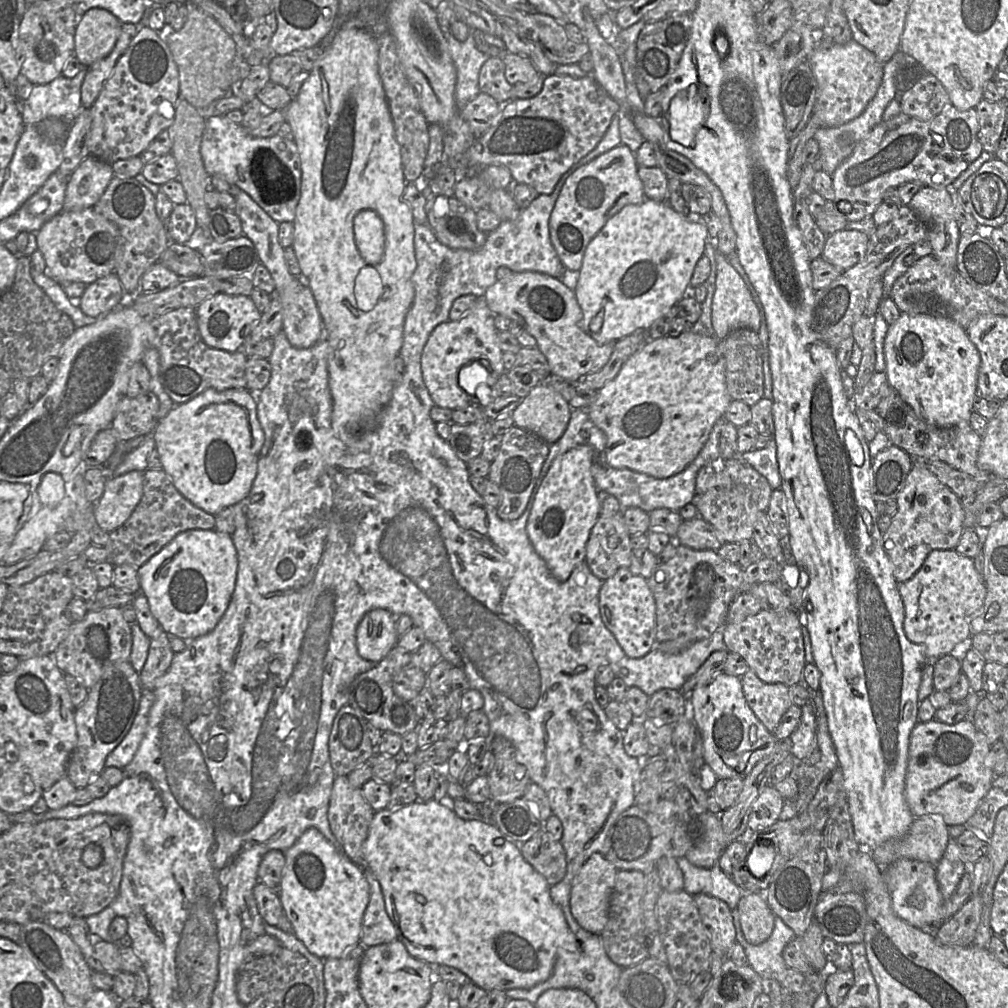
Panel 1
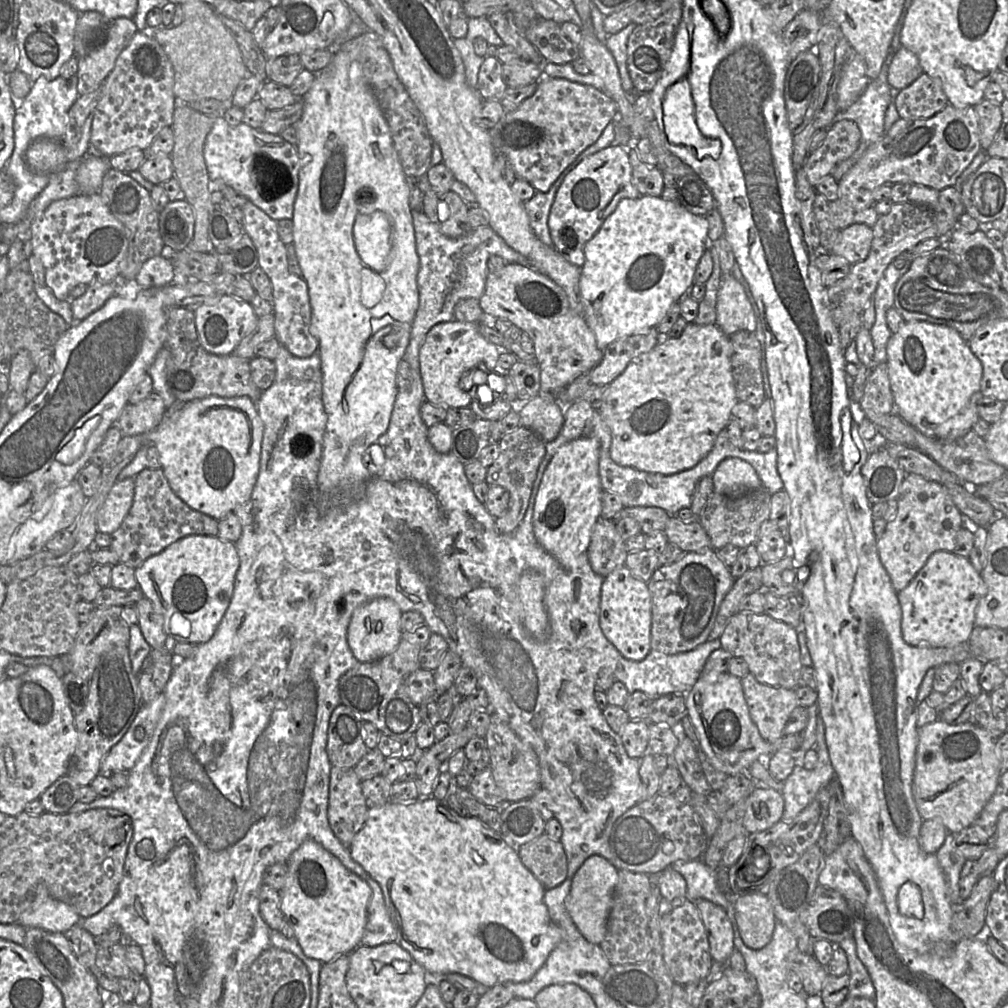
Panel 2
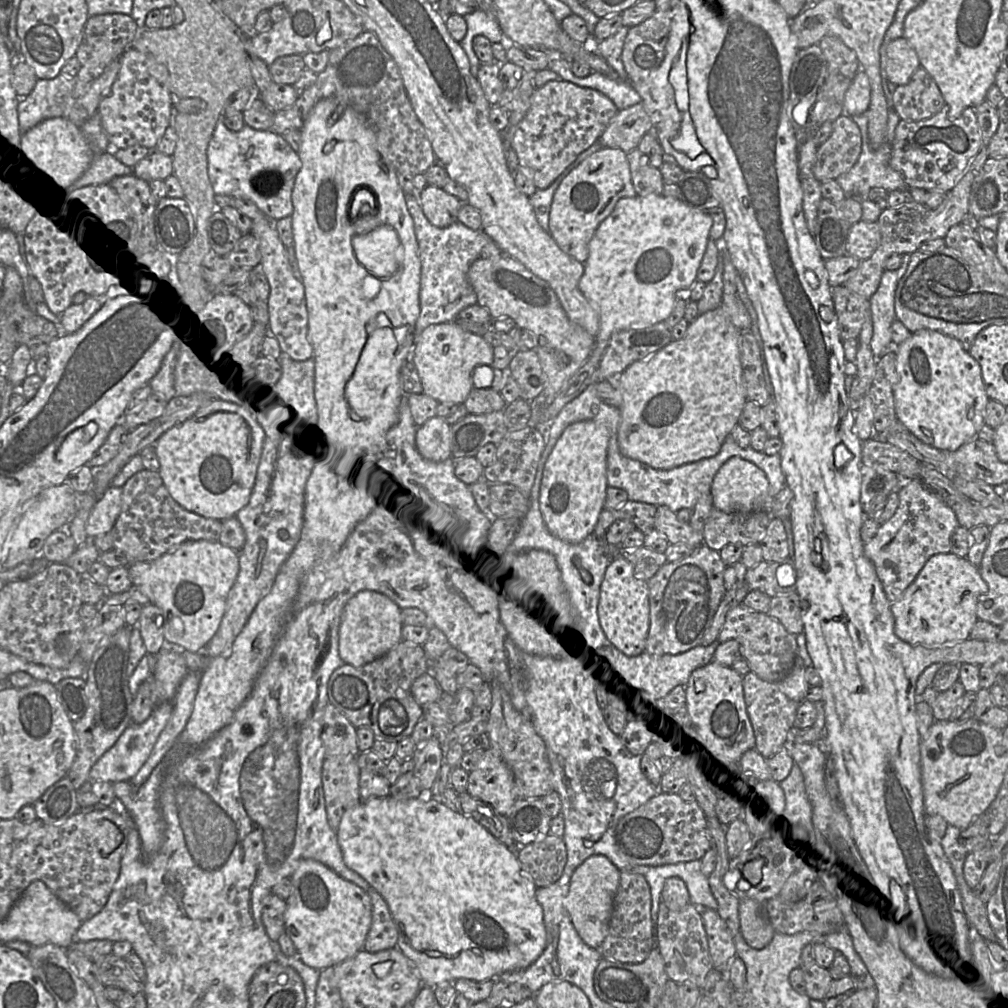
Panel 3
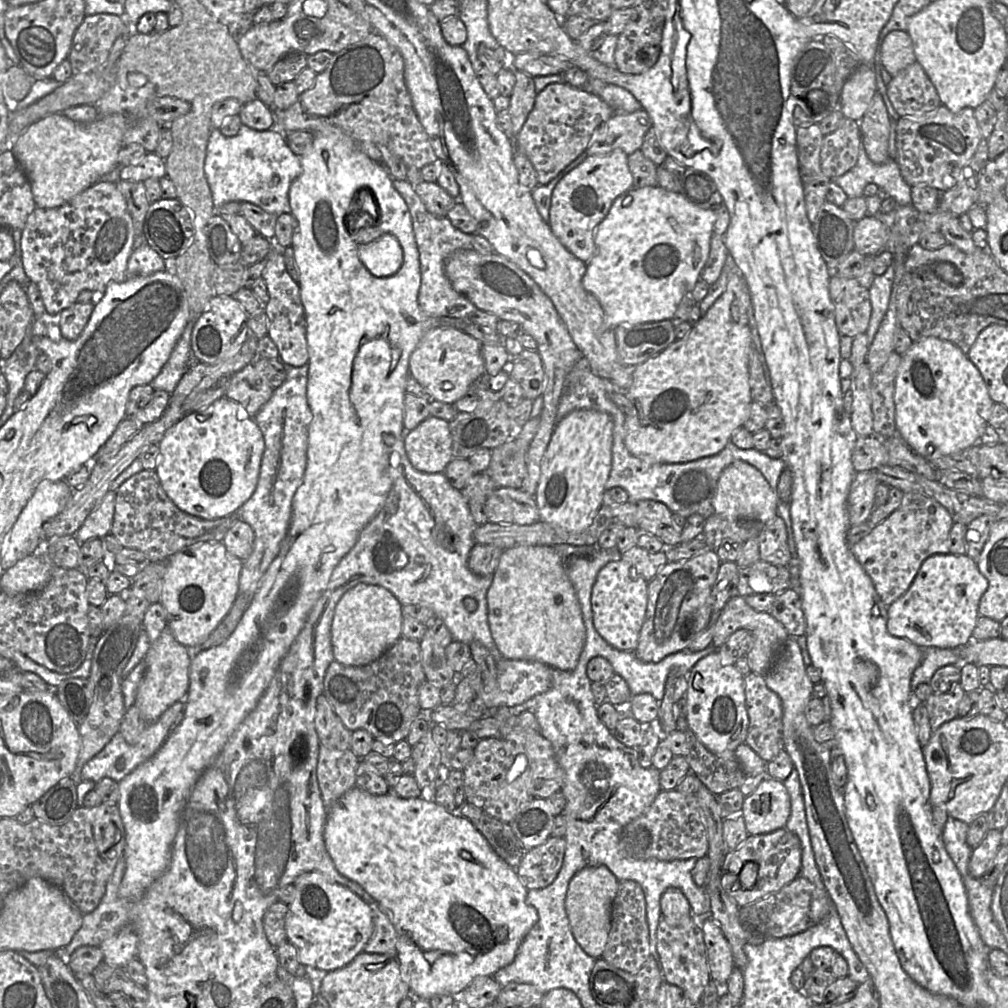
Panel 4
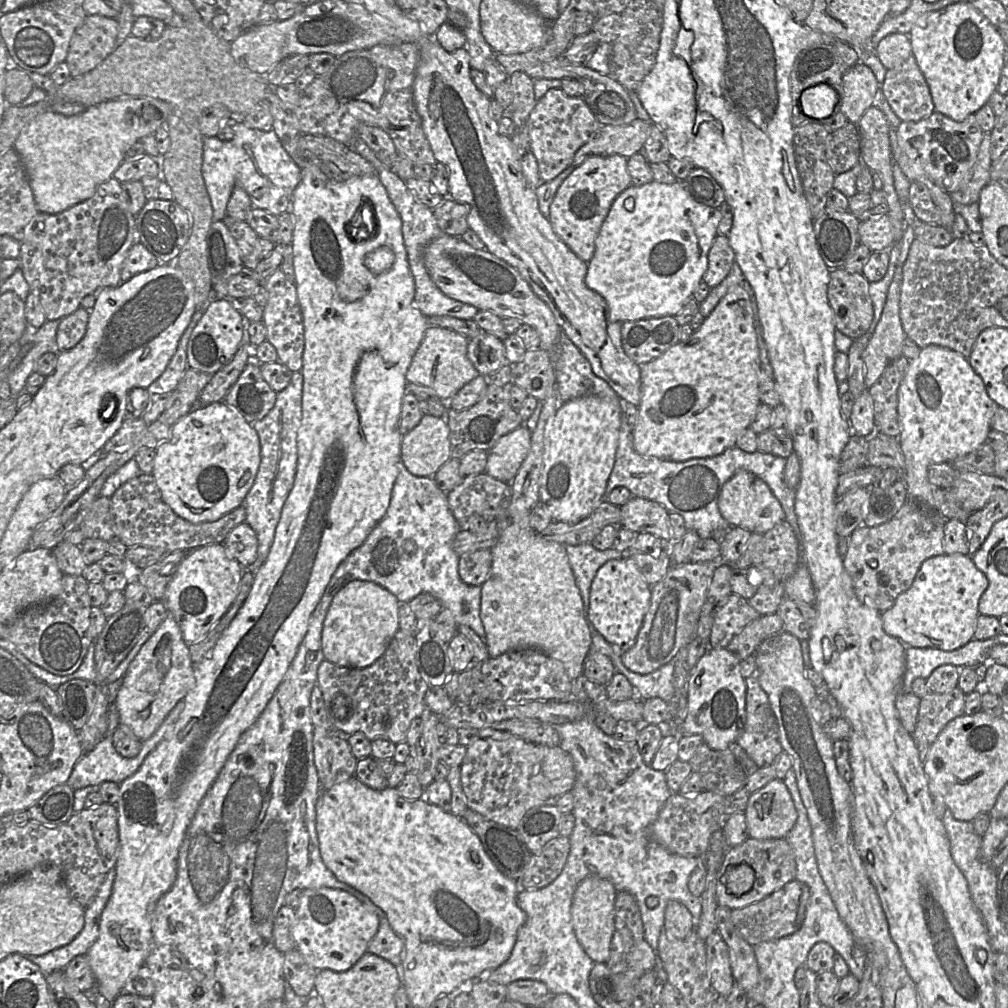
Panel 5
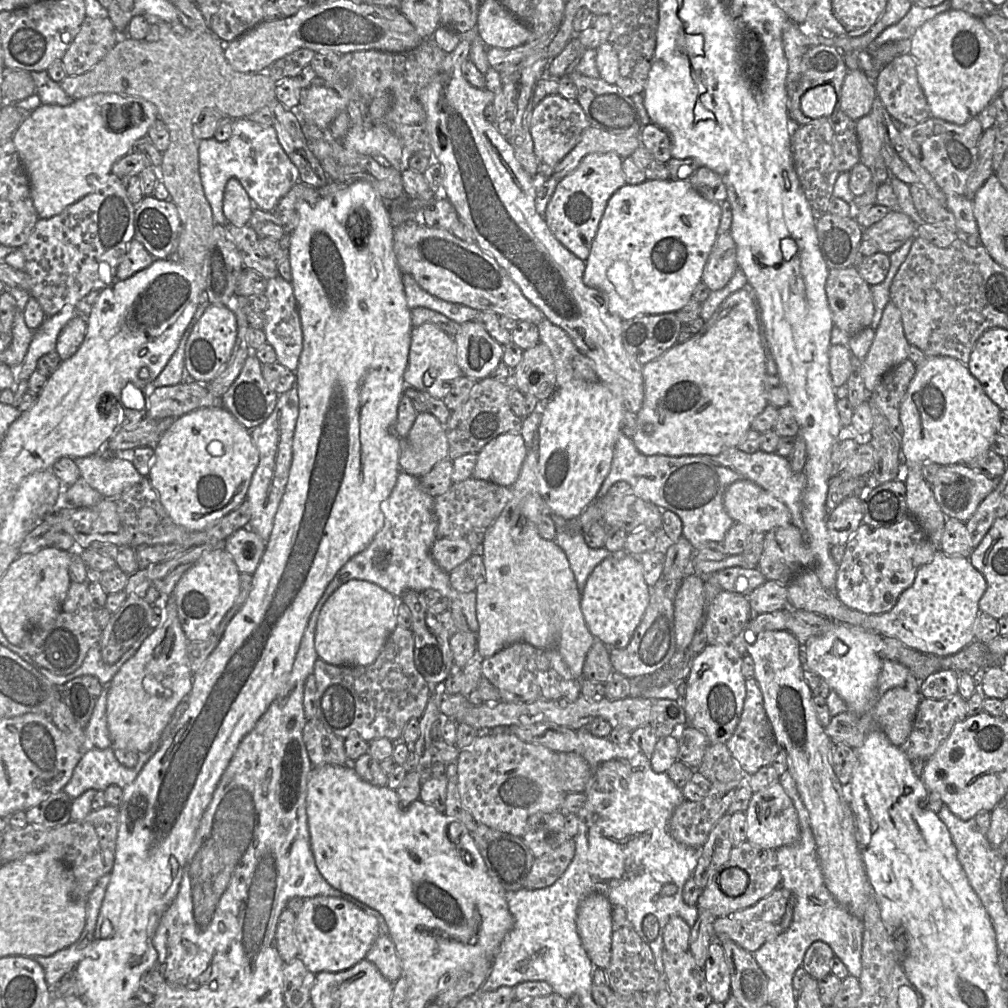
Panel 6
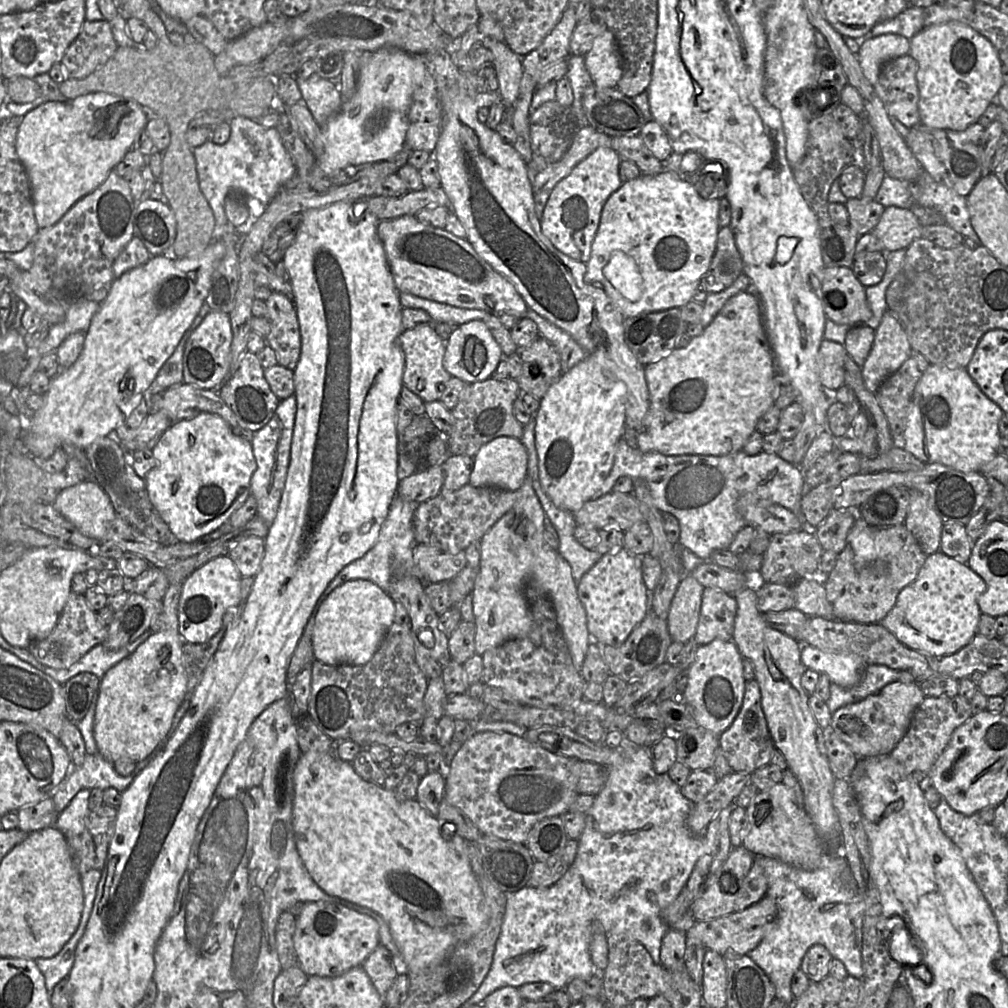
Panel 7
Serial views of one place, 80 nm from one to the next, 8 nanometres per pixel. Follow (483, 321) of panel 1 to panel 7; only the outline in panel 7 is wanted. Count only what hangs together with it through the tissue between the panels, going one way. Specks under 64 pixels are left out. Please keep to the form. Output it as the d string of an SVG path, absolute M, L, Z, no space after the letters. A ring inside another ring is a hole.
M421 324L415 328L404 330L398 337L405 355L403 371L403 384L423 402L439 400L443 388L451 375L443 366L443 358L446 349L446 341L435 331L432 324Z

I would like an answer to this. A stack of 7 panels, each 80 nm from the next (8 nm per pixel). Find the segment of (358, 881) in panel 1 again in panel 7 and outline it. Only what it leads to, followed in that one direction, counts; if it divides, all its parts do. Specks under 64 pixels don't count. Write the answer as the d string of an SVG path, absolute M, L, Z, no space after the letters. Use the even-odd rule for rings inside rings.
M307 902L296 918L293 935L299 967L307 976L339 977L361 966L380 944L379 925L372 917L329 902Z

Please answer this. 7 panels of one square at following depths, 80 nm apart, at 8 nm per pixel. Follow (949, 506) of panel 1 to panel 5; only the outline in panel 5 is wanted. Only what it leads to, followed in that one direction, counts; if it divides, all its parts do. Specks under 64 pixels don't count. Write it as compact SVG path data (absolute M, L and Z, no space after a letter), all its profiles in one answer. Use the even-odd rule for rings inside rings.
M907 500L890 521L874 527L863 524L854 530L843 565L852 579L858 599L880 612L890 609L898 596L912 586L922 563L945 553L946 521L937 510Z

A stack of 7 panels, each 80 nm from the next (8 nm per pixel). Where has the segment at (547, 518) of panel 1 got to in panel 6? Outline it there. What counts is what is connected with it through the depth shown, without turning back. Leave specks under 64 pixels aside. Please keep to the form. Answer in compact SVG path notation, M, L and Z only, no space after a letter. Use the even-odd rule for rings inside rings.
M571 381L557 388L552 398L544 403L538 427L538 488L549 513L573 521L597 499L599 489L610 472L624 406L601 381Z

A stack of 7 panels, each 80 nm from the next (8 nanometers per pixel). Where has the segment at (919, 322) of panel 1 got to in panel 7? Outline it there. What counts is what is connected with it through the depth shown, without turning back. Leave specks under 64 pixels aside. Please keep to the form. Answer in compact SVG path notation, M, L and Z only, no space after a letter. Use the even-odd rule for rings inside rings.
M931 364L923 372L914 391L904 432L905 450L925 463L939 463L964 473L980 472L984 464L998 455L1002 438L999 423L1003 414L1004 411L982 392L967 368L951 369L944 365ZM911 491L909 512L904 524L926 555L940 550L944 522L919 491Z

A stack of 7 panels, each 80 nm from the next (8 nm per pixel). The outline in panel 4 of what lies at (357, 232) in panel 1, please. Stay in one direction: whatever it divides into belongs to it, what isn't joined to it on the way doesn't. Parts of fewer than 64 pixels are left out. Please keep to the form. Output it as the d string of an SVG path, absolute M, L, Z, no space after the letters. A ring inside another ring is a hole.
M383 234L359 248L359 258L364 267L375 277L394 275L403 260L402 248L392 234Z

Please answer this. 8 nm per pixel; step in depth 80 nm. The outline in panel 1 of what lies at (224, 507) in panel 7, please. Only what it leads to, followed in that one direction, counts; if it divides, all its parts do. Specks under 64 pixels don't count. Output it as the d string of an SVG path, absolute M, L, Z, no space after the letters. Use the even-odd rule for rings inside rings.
M207 389L191 400L175 405L158 421L153 437L161 468L176 489L196 507L216 515L249 495L257 475L258 459L264 443L264 431L258 420L254 393L247 389Z

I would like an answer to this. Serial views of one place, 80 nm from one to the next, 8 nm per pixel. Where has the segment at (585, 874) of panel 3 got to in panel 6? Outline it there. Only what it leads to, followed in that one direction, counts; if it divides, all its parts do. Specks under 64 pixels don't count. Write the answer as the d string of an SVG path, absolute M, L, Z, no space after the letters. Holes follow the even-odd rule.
M599 893L587 896L579 905L577 929L582 945L595 968L607 969L611 959L613 907Z

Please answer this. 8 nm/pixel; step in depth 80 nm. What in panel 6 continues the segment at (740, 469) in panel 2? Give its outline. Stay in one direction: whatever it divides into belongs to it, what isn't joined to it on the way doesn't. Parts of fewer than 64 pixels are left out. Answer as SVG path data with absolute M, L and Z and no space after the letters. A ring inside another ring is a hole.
M749 480L735 481L727 488L724 506L735 523L746 525L753 532L767 533L792 520L784 503Z

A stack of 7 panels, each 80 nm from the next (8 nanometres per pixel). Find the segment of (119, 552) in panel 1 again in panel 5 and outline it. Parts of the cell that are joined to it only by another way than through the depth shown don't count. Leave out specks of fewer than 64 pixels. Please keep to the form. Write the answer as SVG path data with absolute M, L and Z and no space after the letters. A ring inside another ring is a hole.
M142 473L130 479L110 497L112 502L112 528L115 537L128 548L144 546L172 553L192 551L196 548L222 543L229 532L246 521L246 510L241 505L213 522L191 523L174 513L162 499L161 492L152 473Z

